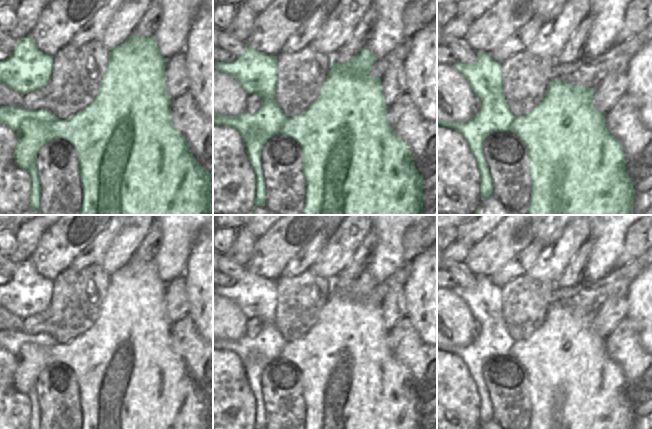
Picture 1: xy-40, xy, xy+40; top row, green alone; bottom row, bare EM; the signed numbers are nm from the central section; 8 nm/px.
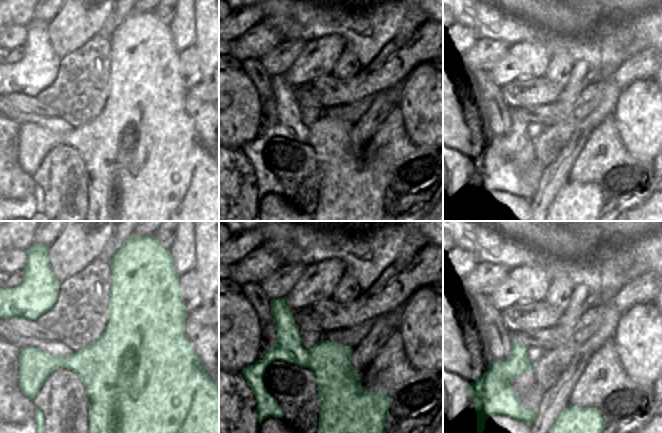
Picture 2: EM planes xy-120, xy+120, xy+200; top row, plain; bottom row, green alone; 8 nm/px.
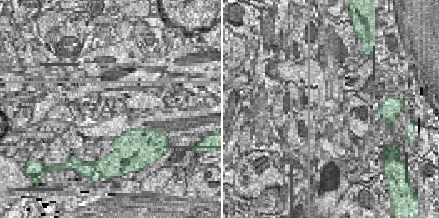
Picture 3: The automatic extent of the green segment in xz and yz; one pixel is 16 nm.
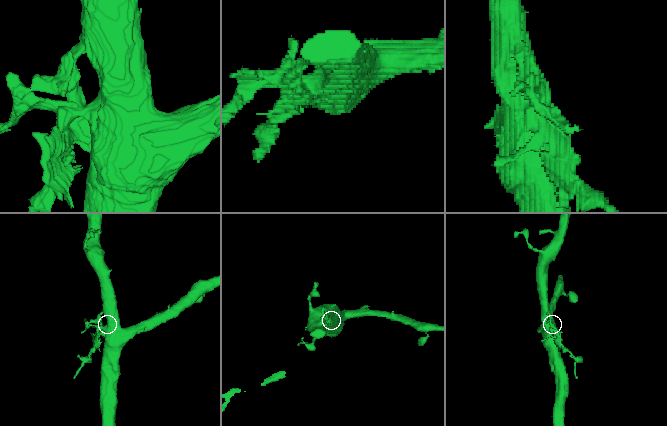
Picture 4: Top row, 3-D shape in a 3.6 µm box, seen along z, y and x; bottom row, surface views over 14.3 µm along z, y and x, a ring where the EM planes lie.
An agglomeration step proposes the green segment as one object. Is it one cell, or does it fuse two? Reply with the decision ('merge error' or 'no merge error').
merge error

